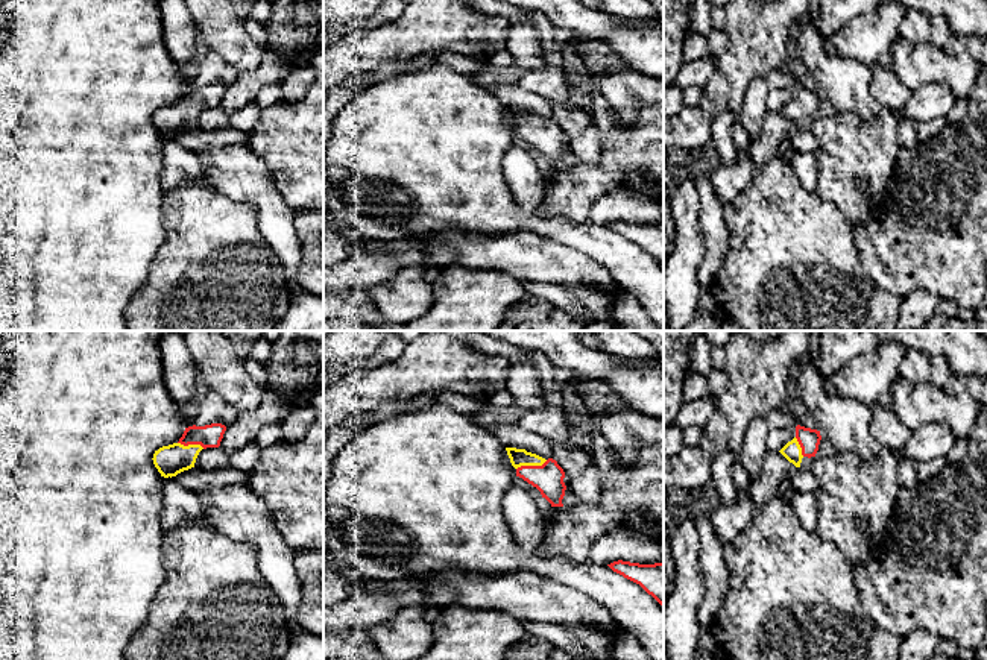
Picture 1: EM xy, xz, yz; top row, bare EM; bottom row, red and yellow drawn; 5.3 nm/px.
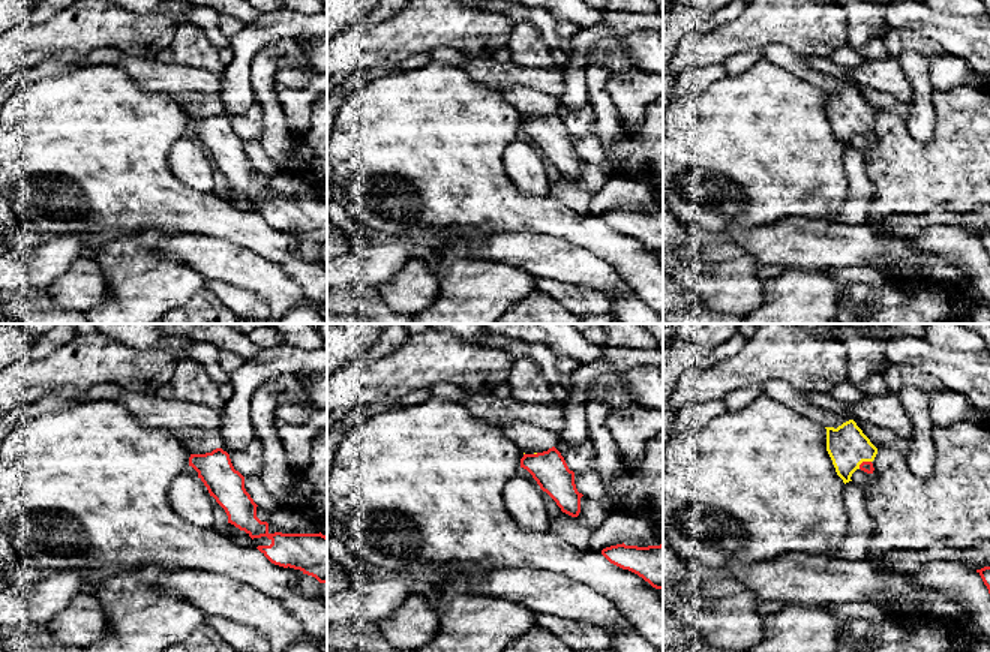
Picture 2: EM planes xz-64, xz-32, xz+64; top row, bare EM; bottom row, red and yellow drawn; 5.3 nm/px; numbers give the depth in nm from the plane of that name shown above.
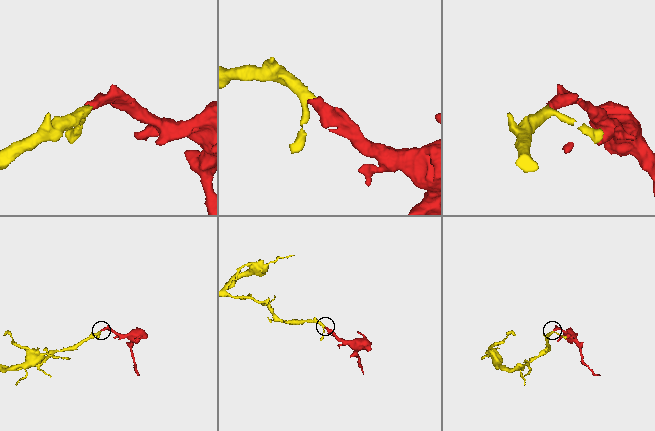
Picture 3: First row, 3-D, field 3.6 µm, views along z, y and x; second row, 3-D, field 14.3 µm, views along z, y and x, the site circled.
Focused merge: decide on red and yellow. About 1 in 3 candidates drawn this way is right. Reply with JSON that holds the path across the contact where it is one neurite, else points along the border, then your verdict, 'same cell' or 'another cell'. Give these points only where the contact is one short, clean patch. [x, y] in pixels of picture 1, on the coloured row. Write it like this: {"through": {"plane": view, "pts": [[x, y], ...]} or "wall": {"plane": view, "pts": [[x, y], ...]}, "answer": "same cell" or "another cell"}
{"through": {"plane": "xz", "pts": [[548, 478], [532, 466], [518, 457]]}, "answer": "same cell"}

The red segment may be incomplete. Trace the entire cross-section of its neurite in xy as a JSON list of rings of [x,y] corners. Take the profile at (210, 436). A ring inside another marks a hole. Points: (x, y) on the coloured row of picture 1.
[[[211,423],[205,426],[188,426],[178,443],[162,446],[153,454],[153,464],[164,478],[194,467],[196,458],[202,449],[219,448],[226,426]]]

